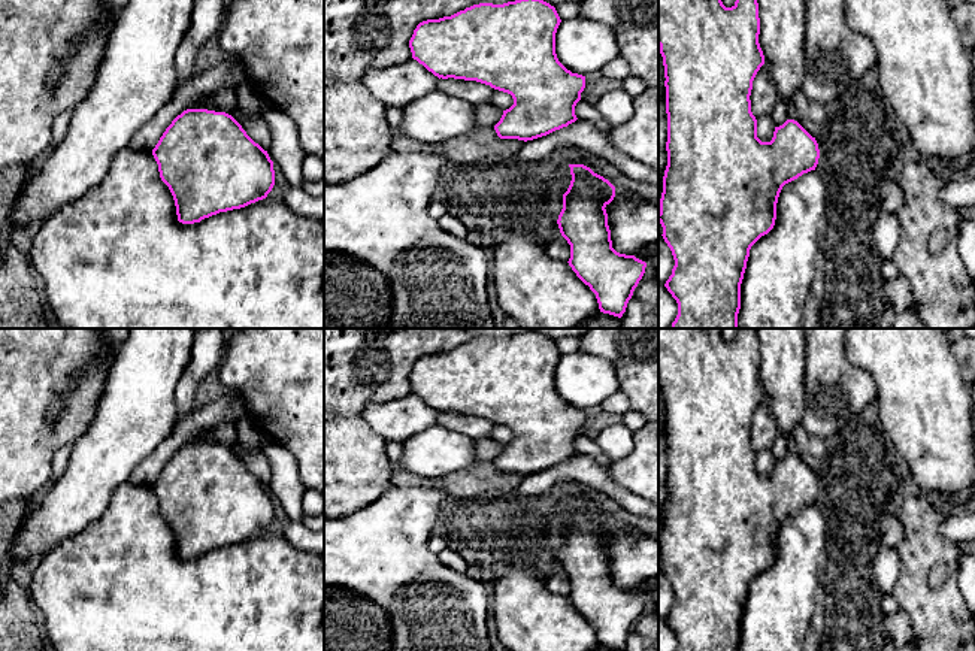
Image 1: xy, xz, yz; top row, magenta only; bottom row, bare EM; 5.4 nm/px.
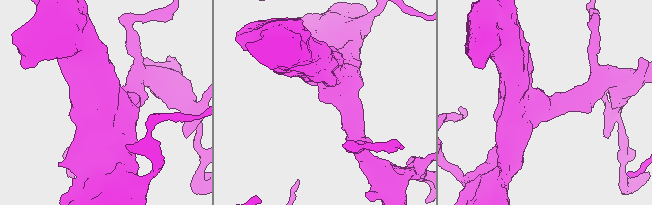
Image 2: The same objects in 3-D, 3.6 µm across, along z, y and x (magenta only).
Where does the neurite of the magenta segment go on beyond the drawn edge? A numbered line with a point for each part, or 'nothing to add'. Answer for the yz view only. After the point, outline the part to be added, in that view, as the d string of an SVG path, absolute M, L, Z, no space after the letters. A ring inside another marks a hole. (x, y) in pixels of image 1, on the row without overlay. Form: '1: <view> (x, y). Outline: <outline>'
nothing to add

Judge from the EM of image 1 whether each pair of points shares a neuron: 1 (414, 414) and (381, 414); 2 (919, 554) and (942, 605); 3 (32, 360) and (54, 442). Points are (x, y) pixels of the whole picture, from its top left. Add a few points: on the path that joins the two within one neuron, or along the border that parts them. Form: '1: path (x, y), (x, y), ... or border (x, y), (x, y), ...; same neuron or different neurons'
1: path (406, 414), (388, 414); same neuron
2: path (919, 568), (919, 584), (929, 595); same neuron
3: path (32, 381), (33, 421); same neuron

